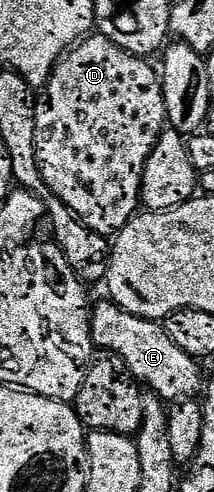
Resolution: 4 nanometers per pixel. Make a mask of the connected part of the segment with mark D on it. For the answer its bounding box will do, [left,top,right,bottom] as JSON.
[36,36,168,236]

